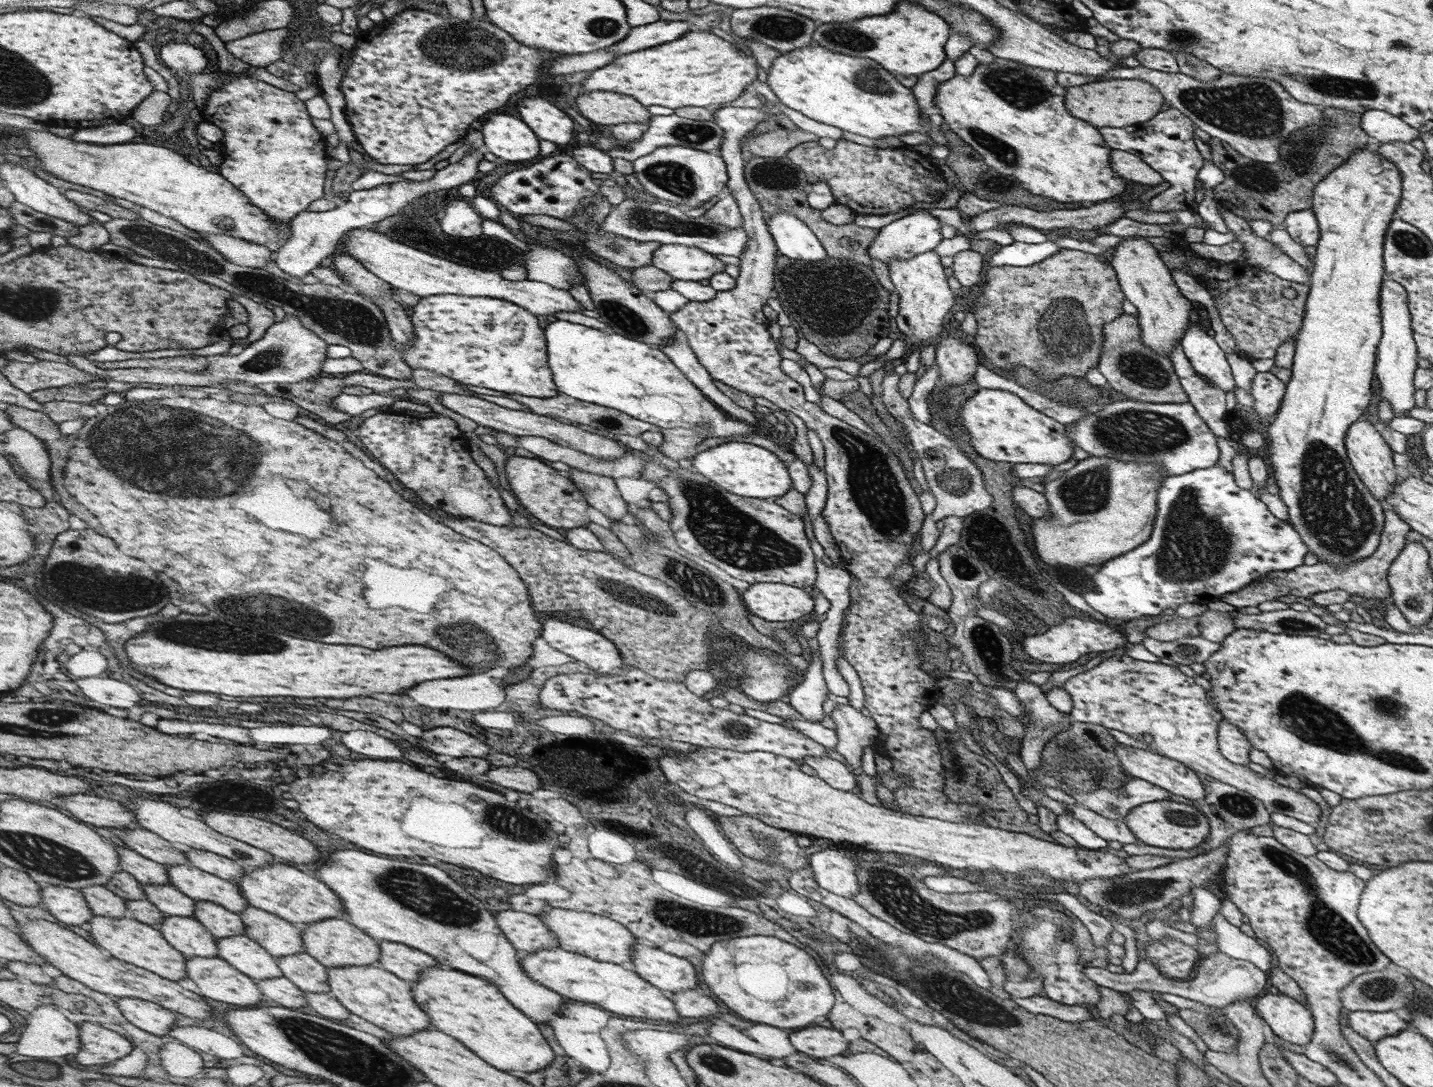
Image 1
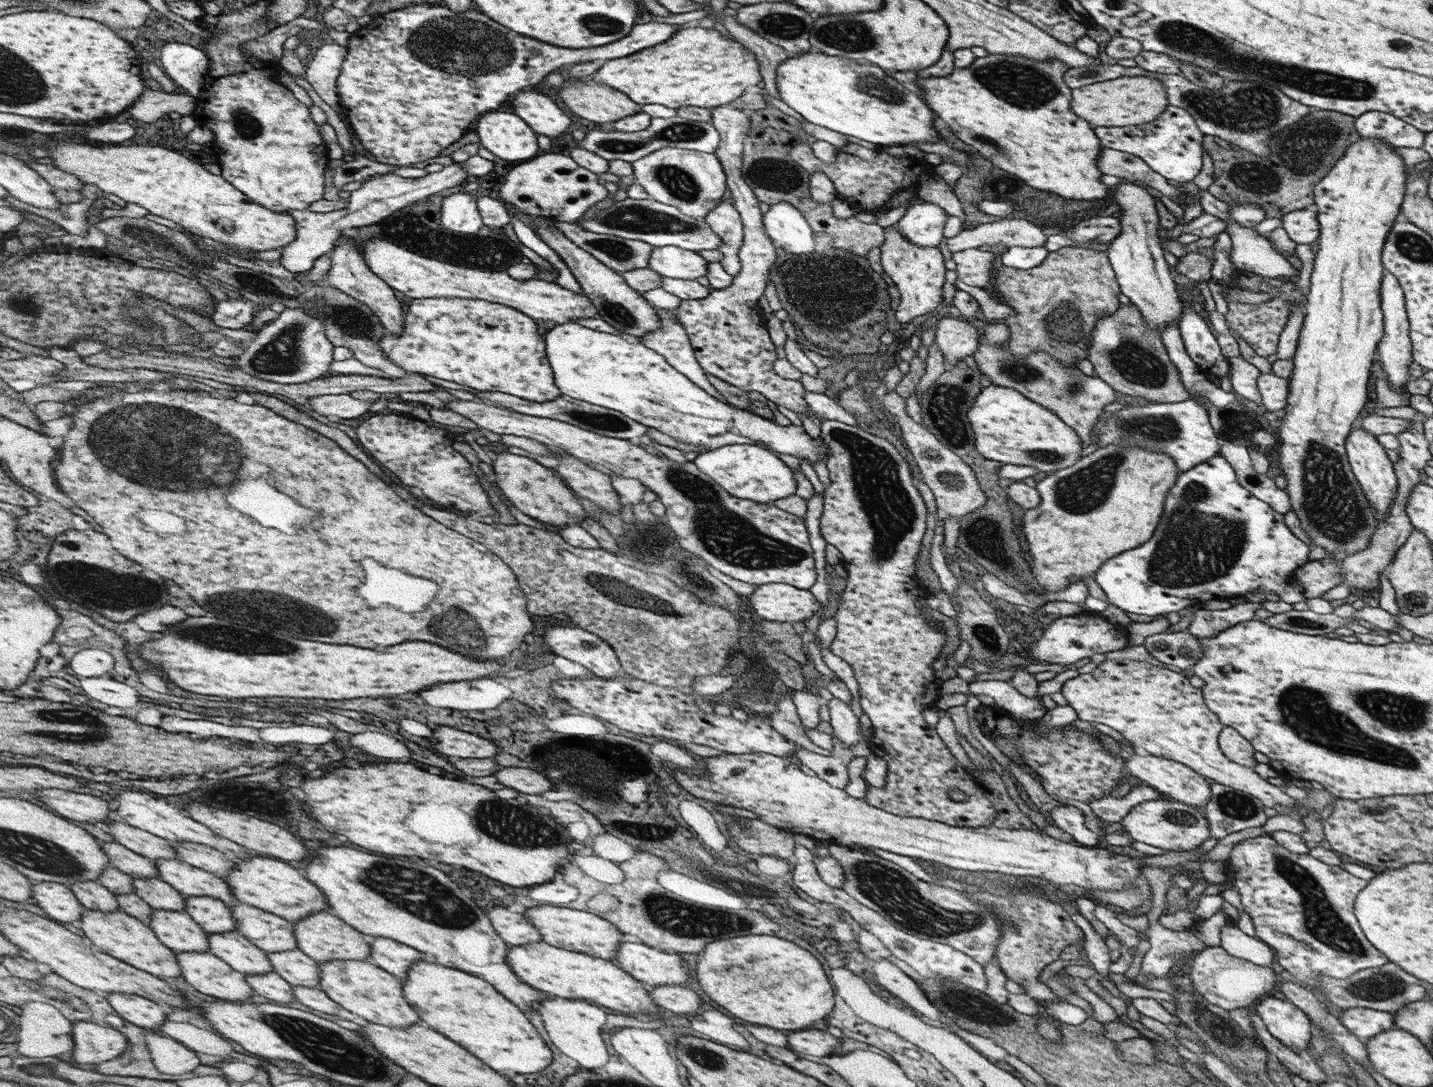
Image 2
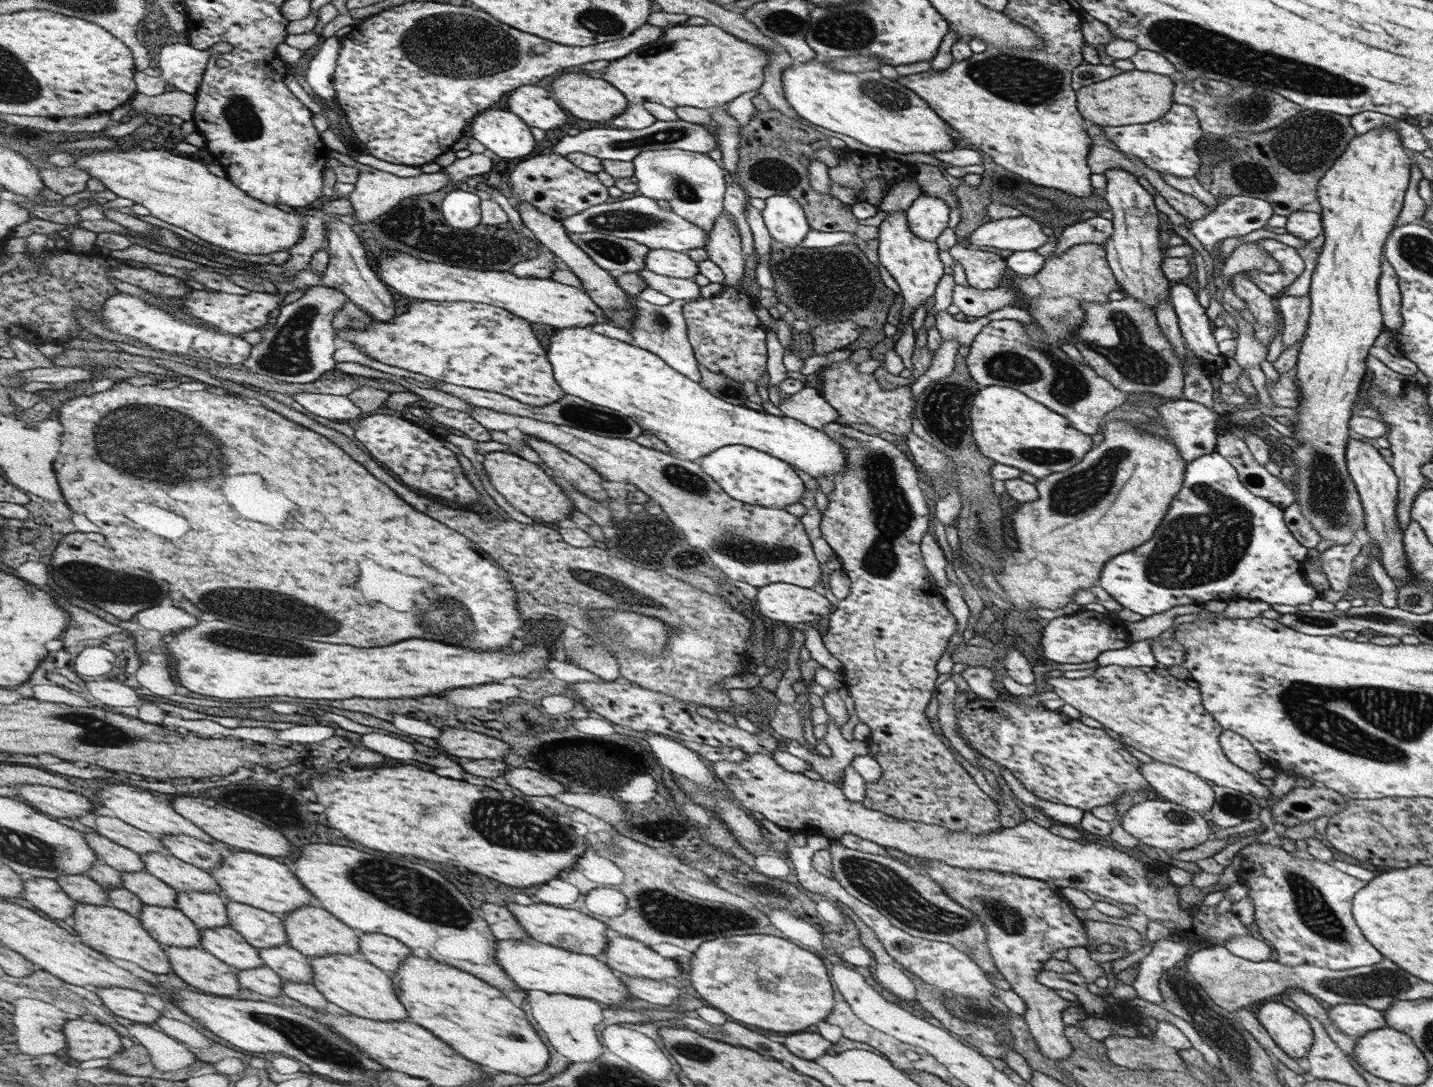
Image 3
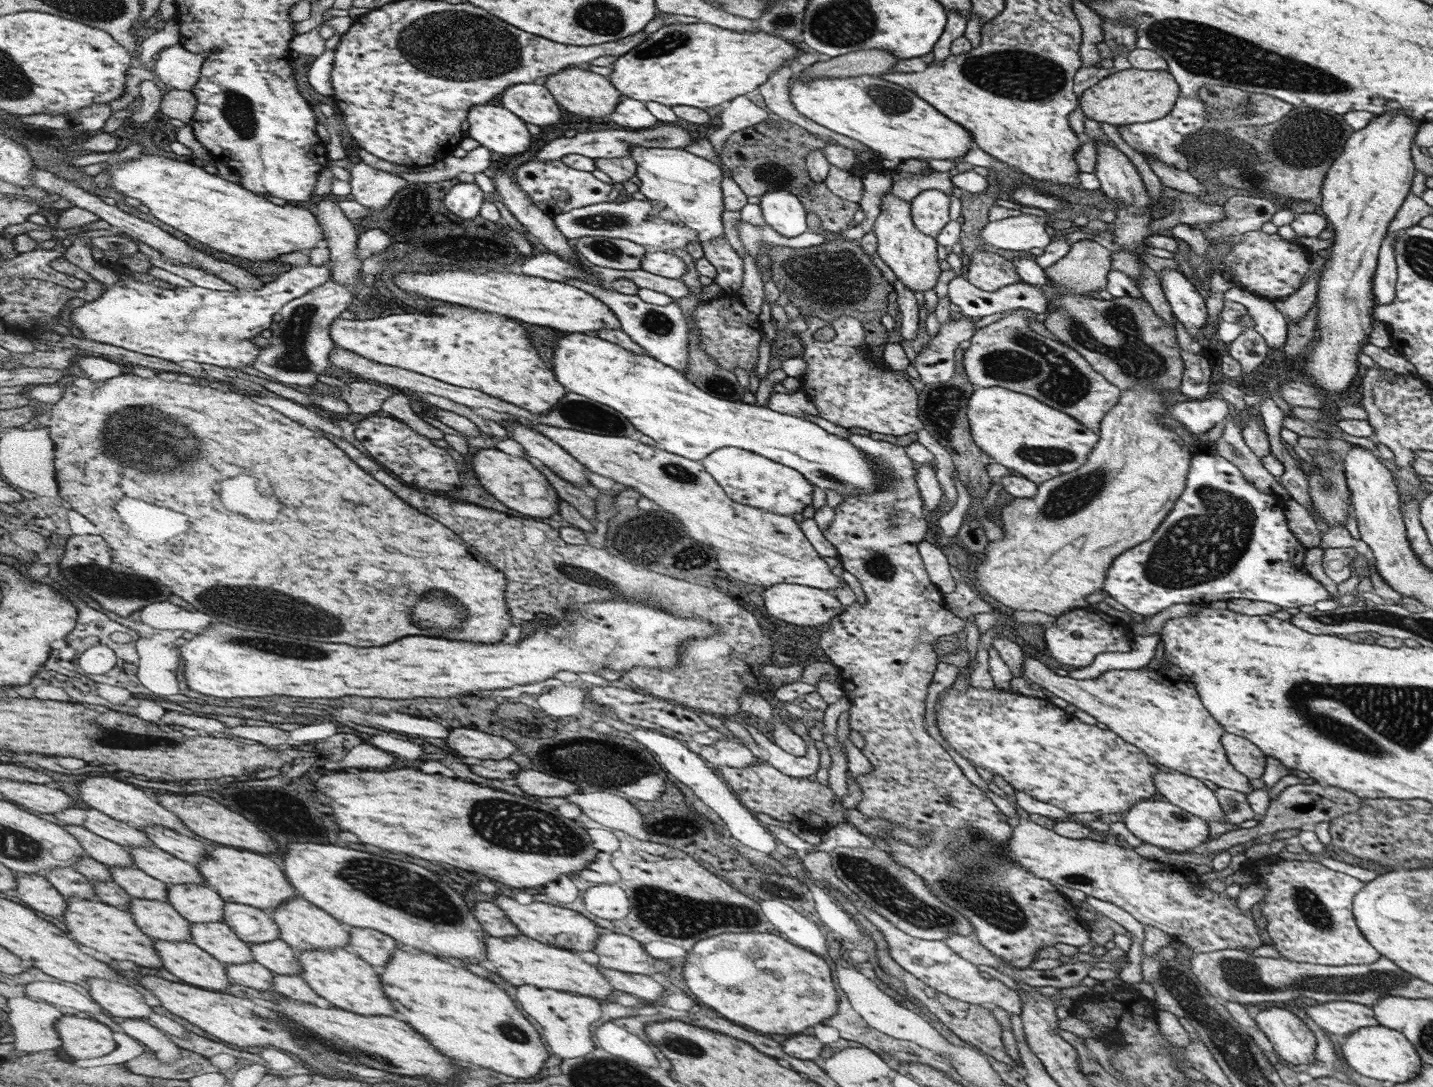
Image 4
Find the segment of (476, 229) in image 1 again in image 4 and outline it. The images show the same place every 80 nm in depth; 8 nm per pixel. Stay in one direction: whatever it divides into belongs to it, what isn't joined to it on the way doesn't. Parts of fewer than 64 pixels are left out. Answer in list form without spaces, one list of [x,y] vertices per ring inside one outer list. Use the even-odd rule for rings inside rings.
[[[463,182],[453,185],[443,201],[452,214],[469,224],[479,215],[485,195],[475,182]]]

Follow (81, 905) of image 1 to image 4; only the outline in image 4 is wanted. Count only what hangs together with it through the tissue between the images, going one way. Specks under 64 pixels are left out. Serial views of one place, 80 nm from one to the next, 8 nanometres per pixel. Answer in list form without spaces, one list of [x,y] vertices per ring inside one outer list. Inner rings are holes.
[[[19,873],[15,894],[28,907],[50,916],[64,916],[67,913],[69,899],[62,894],[47,876],[38,873]]]

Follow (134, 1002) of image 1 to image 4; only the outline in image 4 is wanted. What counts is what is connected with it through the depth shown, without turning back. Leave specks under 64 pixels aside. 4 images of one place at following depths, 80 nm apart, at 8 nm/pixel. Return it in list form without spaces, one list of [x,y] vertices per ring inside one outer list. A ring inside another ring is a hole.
[[[91,978],[85,986],[92,994],[94,1000],[107,1009],[114,1017],[121,1016],[126,1019],[145,1019],[154,1013],[156,1008],[146,1004],[144,994],[136,988],[111,981],[110,979]]]

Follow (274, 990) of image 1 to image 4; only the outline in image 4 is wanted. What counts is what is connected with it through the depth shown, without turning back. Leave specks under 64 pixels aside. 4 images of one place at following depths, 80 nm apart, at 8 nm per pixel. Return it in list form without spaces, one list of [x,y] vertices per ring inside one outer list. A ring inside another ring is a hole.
[[[252,961],[246,964],[226,965],[228,980],[234,984],[242,984],[259,991],[269,991],[273,986],[274,973],[268,971],[259,962]]]

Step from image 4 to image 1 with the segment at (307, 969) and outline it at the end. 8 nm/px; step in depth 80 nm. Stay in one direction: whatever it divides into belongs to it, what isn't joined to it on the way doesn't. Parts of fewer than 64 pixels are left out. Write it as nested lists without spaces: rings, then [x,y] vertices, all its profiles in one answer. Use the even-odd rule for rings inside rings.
[[[346,966],[332,968],[330,975],[331,995],[337,998],[352,1014],[375,1024],[386,1032],[398,1036],[410,1036],[416,1030],[430,1026],[428,1016],[418,1008],[419,1004],[412,991],[412,982],[401,979],[386,969],[374,966]]]

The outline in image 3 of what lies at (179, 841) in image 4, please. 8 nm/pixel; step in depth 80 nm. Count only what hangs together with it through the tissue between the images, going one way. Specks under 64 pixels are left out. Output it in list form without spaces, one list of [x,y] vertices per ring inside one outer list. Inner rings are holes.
[[[169,834],[158,835],[158,837],[161,837],[162,844],[171,855],[183,859],[184,862],[192,863],[202,870],[210,872],[213,868],[221,865],[223,861],[220,848],[193,836]]]

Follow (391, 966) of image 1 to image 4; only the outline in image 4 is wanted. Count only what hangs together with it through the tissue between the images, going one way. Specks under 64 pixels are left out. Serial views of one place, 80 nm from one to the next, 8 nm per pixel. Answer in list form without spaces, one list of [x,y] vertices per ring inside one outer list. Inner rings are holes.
[[[348,928],[350,943],[348,948],[371,963],[373,968],[388,966],[390,957],[398,950],[398,943],[391,935],[369,928]]]

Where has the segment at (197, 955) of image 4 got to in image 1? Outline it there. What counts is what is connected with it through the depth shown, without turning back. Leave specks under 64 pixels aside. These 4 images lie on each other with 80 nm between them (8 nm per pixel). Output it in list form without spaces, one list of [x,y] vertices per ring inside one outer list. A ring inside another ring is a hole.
[[[186,957],[190,980],[198,986],[198,994],[218,1002],[236,1005],[240,1008],[256,1007],[264,998],[262,991],[251,976],[238,971],[232,964],[220,957]]]

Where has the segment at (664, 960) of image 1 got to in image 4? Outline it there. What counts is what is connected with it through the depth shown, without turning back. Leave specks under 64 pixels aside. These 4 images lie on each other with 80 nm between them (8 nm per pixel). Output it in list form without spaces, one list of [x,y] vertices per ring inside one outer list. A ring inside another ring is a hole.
[[[616,932],[600,935],[600,938],[596,940],[596,946],[594,946],[593,952],[598,955],[599,966],[611,970],[645,975],[656,973],[667,974],[672,971],[672,967],[668,961],[652,958],[652,955],[648,955],[648,952],[644,951],[643,944],[639,941],[636,941],[634,938],[630,938],[628,935]]]

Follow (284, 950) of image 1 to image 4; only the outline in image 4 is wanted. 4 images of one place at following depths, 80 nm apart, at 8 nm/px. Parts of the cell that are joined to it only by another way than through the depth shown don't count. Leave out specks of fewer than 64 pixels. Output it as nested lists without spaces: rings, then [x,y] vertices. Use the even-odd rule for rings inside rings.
[[[227,902],[223,911],[223,922],[248,944],[274,942],[280,939],[278,925],[264,909]]]

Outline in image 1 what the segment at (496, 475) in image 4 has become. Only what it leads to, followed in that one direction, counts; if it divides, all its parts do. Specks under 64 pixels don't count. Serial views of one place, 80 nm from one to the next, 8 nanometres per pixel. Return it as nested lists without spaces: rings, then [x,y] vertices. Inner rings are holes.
[[[509,452],[504,470],[510,489],[520,501],[521,506],[526,508],[534,518],[541,520],[543,524],[552,529],[564,528],[567,531],[590,524],[586,496],[575,482],[570,482],[570,478],[560,476],[558,470],[550,468],[550,465],[542,464],[542,461],[538,462],[534,458],[522,458],[511,452]]]

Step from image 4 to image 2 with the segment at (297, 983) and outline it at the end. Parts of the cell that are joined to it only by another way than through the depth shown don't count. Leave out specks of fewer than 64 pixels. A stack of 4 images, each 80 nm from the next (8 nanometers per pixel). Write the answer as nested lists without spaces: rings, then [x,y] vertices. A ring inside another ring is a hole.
[[[293,986],[292,992],[295,1000],[304,1006],[308,1006],[308,1008],[312,1008],[314,1011],[318,1010],[318,1012],[324,1012],[324,1014],[330,1014],[330,1016],[335,1016],[336,1018],[350,1020],[350,1022],[356,1022],[360,1026],[367,1023],[361,1016],[347,1011],[343,1006],[328,998],[328,995],[321,988]]]

